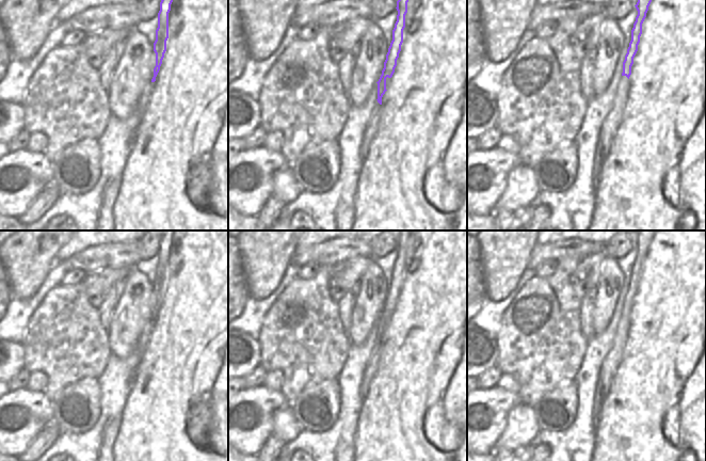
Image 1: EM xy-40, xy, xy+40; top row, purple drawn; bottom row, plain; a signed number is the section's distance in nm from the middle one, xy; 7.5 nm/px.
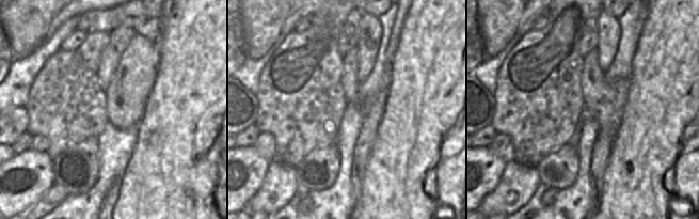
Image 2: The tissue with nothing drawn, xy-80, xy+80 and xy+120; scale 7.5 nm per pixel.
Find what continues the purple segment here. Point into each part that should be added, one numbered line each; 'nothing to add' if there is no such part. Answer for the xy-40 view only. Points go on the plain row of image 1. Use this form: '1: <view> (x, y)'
nothing to add

